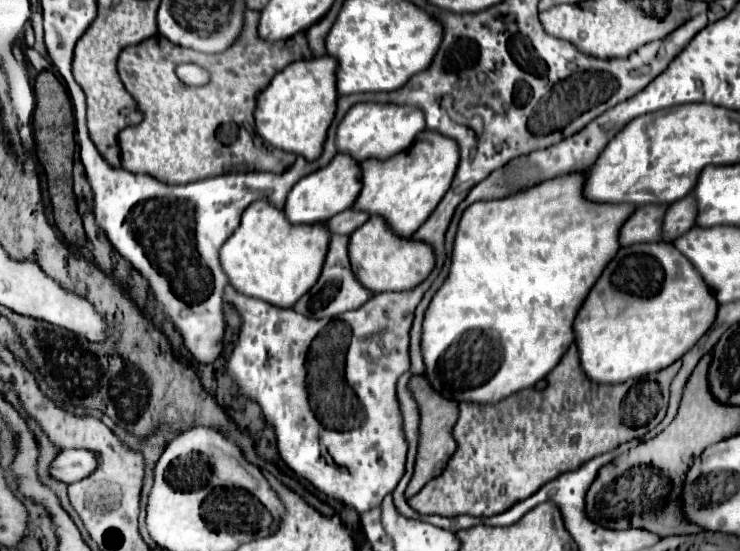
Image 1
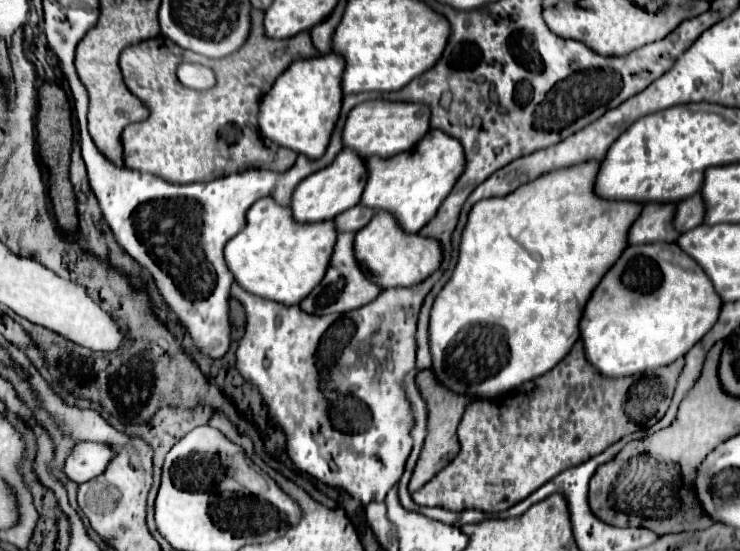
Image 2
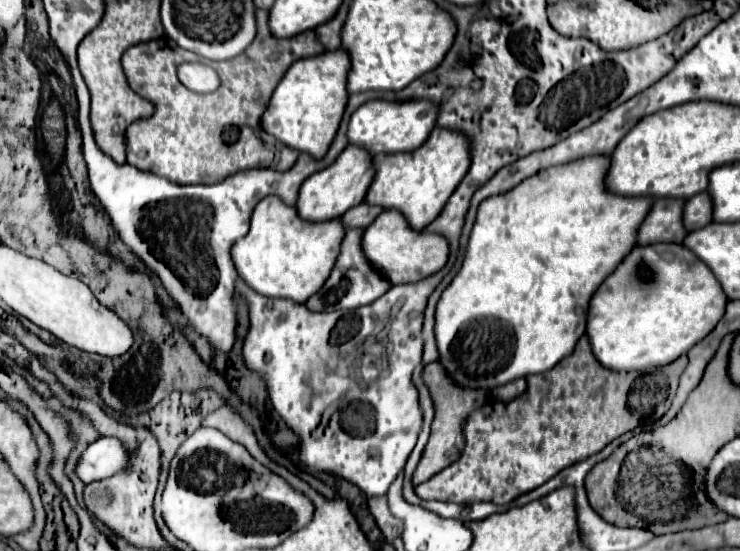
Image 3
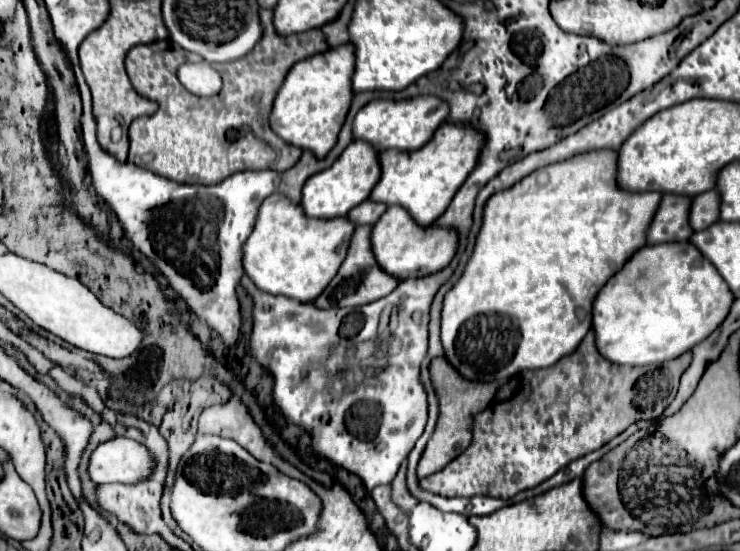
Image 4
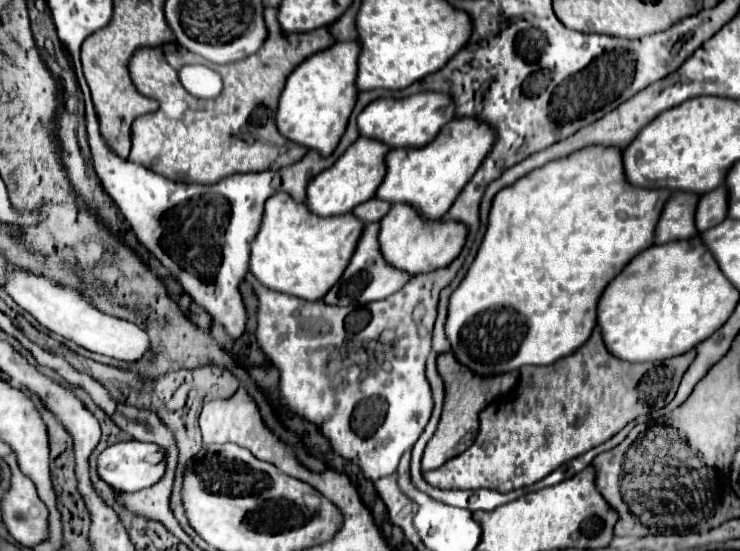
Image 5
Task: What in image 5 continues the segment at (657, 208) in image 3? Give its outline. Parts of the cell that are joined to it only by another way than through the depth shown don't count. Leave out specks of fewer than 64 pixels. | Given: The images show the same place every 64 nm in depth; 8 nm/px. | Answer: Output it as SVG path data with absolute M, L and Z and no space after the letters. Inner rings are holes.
M674 192L670 196L656 228L656 244L696 236L696 224L692 220L692 216L696 216L696 200L700 200L700 196L694 192Z

